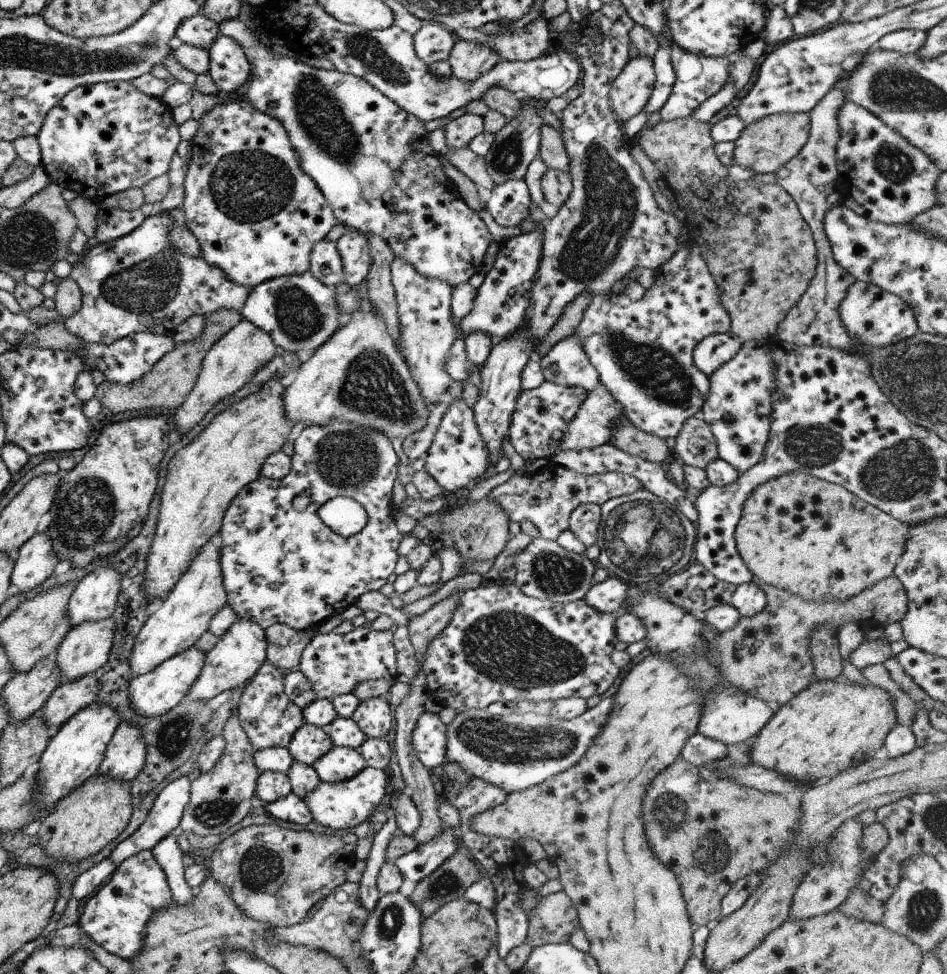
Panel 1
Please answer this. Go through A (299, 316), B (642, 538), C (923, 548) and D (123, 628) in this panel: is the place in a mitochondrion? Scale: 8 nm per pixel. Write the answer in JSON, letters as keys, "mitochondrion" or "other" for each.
{"A":"mitochondrion","B":"mitochondrion","C":"other","D":"other"}

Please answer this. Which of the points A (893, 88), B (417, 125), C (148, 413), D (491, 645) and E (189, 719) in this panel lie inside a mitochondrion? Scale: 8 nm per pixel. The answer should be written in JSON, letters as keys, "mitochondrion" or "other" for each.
{"A":"mitochondrion","B":"other","C":"other","D":"mitochondrion","E":"mitochondrion"}

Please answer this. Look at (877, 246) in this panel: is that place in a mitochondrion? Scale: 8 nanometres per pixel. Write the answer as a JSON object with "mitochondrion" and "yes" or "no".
{"mitochondrion":"no"}

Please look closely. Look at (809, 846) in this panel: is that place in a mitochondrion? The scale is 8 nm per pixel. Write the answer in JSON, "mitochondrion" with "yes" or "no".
{"mitochondrion":"no"}

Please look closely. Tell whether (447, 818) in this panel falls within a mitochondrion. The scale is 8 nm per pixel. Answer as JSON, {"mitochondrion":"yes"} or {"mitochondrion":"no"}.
{"mitochondrion":"no"}

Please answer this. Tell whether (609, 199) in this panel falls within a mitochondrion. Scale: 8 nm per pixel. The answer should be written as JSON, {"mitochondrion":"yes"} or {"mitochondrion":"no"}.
{"mitochondrion":"yes"}

